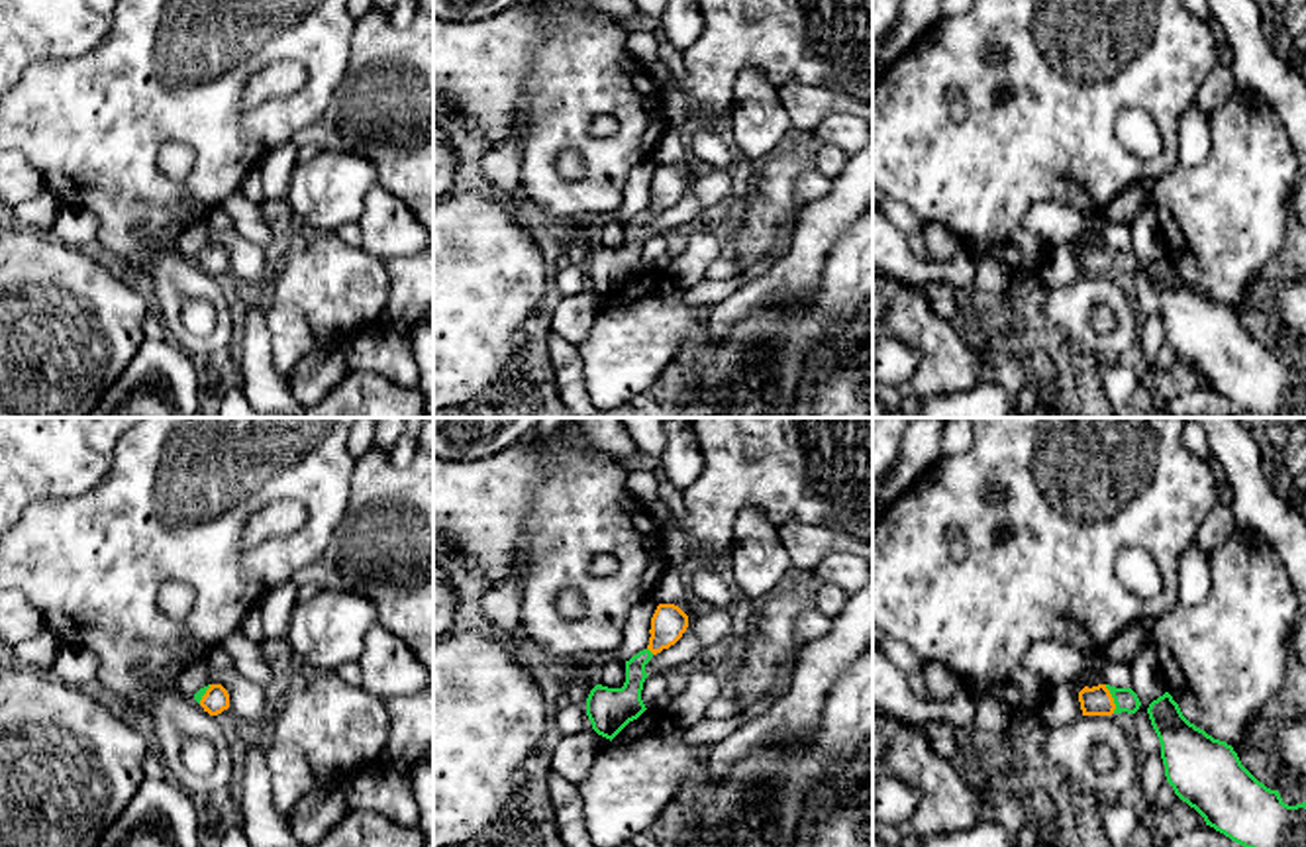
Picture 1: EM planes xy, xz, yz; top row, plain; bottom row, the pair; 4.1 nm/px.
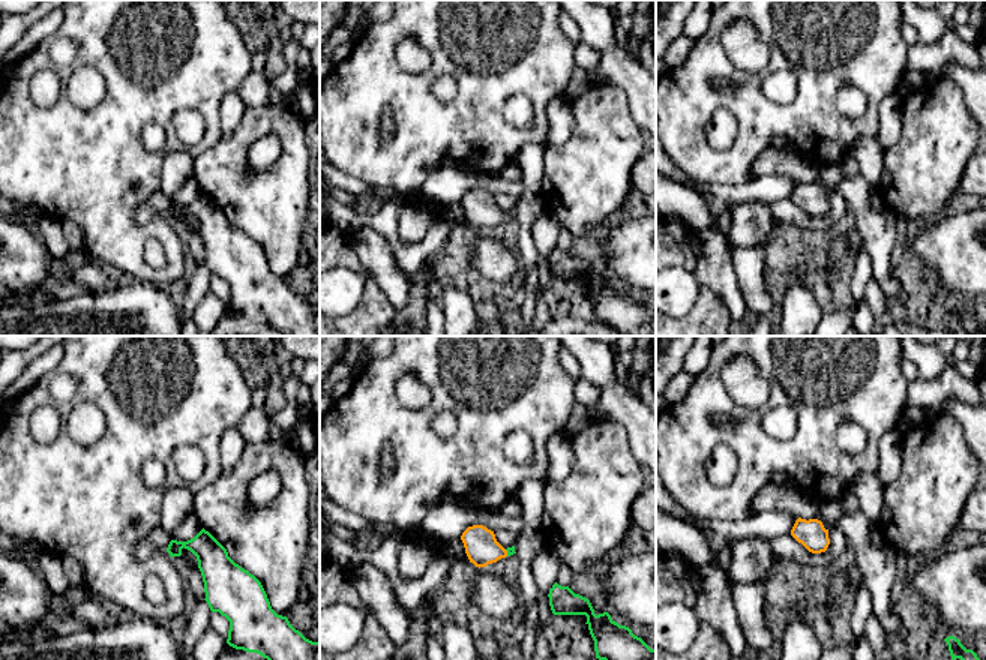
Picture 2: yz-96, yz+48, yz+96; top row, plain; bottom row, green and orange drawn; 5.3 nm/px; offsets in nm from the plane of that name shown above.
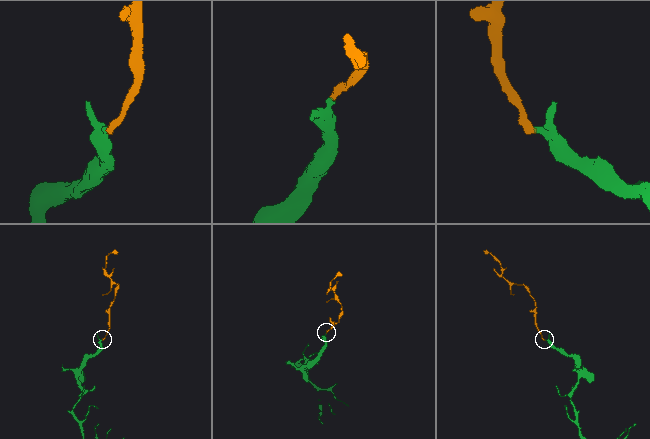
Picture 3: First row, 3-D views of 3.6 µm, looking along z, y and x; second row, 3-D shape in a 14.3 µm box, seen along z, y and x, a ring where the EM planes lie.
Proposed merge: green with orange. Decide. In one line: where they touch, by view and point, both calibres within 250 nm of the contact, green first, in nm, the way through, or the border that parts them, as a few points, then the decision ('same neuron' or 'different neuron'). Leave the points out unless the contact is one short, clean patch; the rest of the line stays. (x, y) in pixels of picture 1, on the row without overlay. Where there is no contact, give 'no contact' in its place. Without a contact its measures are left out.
meets green in yz at (1112, 257); 100 nm thick on the green side, 120 nm on the other; runs through yz (1126, 261), (1112, 257), (1097, 261); same neuron

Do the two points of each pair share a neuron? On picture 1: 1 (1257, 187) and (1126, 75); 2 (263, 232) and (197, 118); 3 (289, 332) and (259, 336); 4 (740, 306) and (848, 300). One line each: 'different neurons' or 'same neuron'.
1: different neurons
2: different neurons
3: different neurons
4: different neurons

